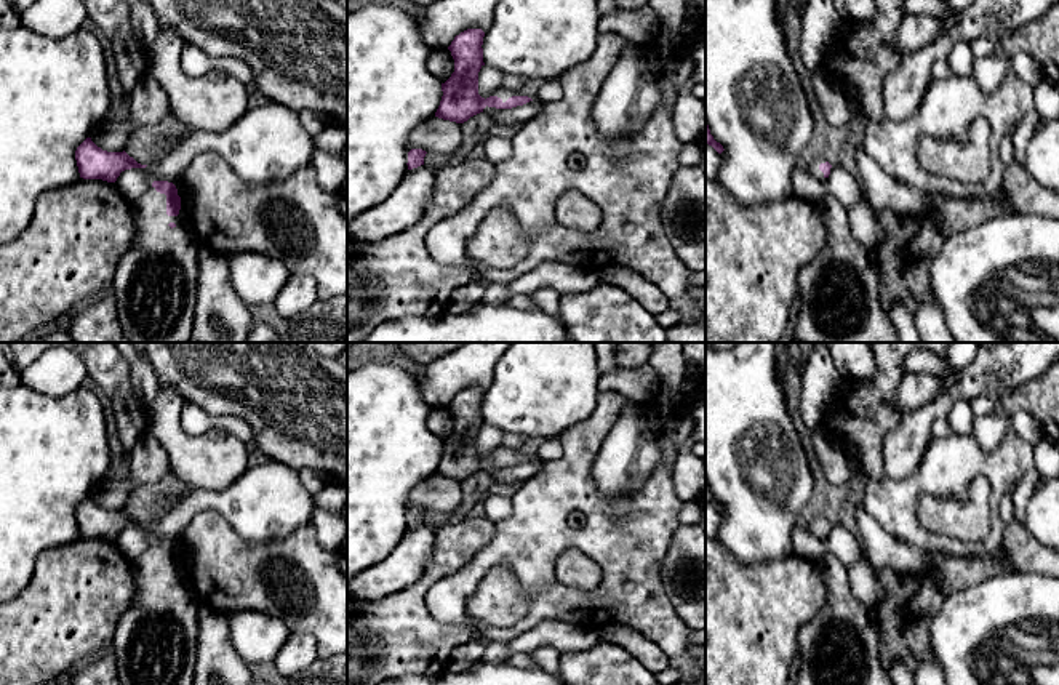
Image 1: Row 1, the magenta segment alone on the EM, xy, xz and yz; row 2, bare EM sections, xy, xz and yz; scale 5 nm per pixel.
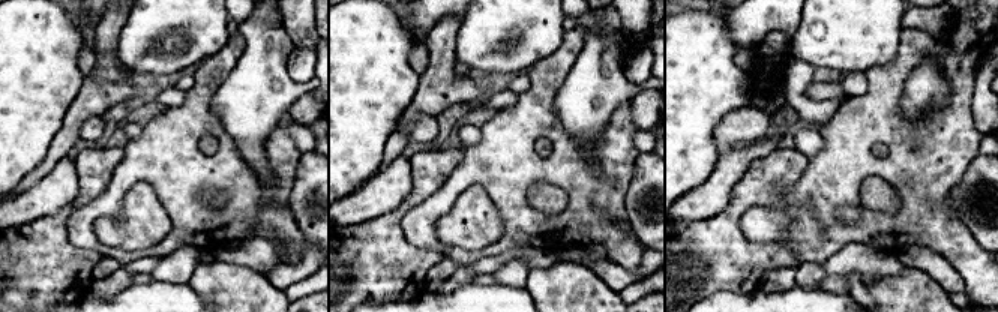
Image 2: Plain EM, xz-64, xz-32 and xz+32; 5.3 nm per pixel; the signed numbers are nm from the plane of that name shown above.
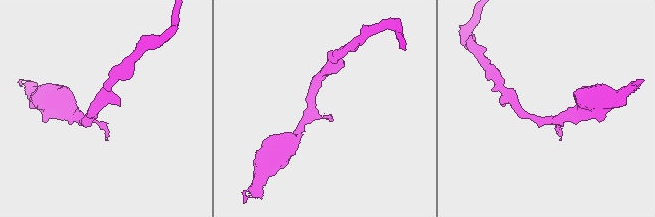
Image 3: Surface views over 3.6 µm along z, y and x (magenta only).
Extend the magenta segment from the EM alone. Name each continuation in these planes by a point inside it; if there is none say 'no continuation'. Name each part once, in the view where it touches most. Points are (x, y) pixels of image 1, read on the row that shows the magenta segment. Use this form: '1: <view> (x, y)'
1: xy (155, 282)

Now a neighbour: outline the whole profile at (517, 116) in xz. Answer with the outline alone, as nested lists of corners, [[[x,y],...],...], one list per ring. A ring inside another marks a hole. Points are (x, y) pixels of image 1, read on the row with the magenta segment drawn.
[[[534,98],[533,101],[512,109],[496,109],[486,106],[483,112],[493,118],[494,125],[512,125],[520,128],[523,123],[536,117],[542,109],[544,102]]]

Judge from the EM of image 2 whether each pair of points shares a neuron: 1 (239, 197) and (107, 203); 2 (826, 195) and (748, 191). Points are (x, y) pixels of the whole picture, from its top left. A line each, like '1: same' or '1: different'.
1: same
2: different

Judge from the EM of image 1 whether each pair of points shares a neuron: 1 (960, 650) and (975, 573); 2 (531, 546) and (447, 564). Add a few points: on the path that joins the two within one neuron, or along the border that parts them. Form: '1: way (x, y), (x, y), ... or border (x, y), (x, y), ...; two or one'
1: border (1010, 573), (995, 573), (955, 589), (941, 604); two
2: border (495, 530), (495, 535), (467, 562), (439, 580); two

